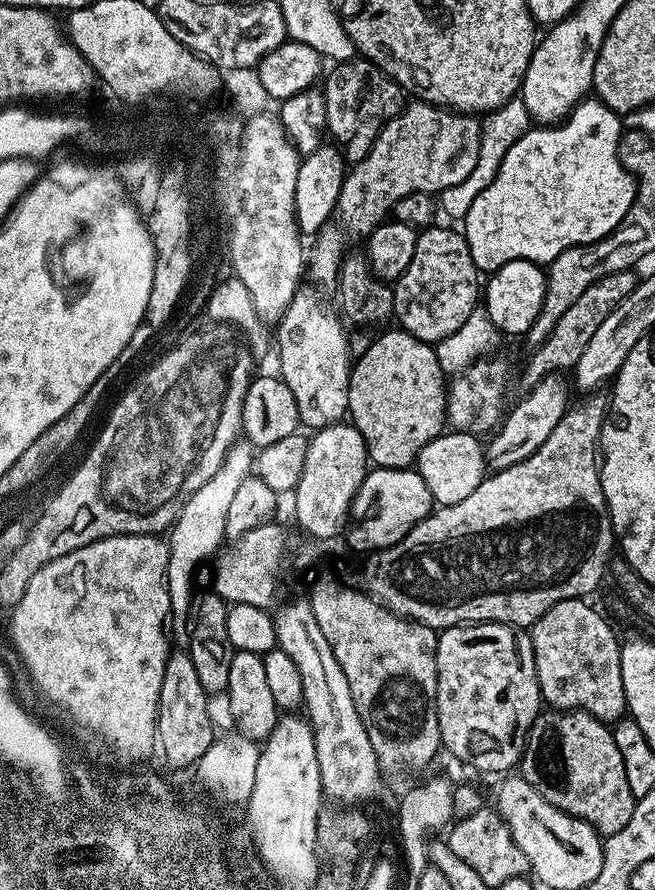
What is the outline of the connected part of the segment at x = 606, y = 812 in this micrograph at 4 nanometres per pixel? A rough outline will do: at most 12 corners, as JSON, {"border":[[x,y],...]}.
{"border":[[548,710],[524,779],[604,838],[637,797],[605,721]]}

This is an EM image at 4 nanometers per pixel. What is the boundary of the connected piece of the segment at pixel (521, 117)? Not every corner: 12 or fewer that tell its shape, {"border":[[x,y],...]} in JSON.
{"border":[[522,96],[481,119],[479,158],[440,194],[456,222],[493,181],[509,146],[532,126]]}

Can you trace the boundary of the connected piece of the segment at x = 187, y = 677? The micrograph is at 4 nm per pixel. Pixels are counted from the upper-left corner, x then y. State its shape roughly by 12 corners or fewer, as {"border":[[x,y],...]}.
{"border":[[187,651],[169,657],[159,751],[191,769],[210,750],[210,696]]}

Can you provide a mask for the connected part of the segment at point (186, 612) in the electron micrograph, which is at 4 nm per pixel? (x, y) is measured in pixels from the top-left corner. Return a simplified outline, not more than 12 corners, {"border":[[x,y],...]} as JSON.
{"border":[[239,437],[183,503],[165,579],[170,636],[189,645],[194,570],[225,541],[230,505],[255,467]]}

